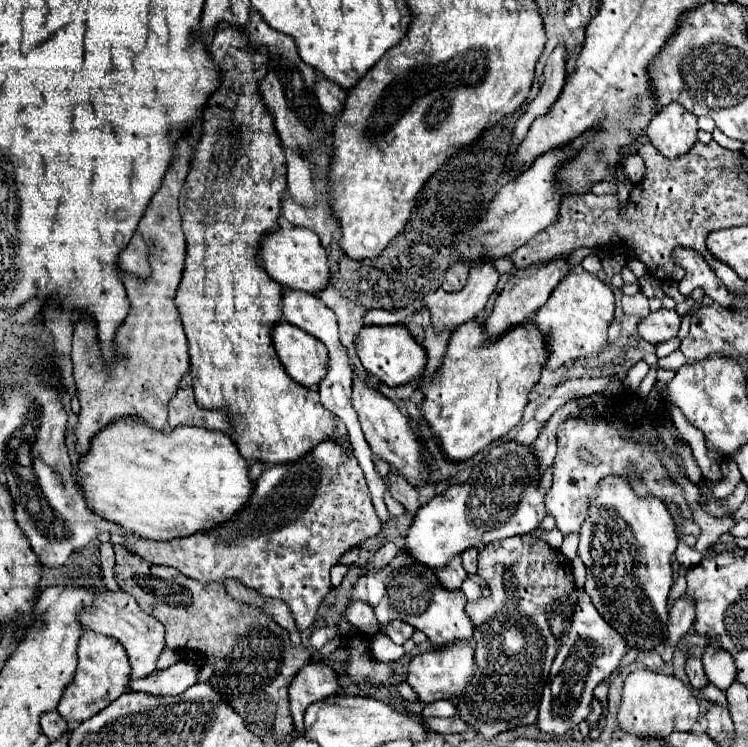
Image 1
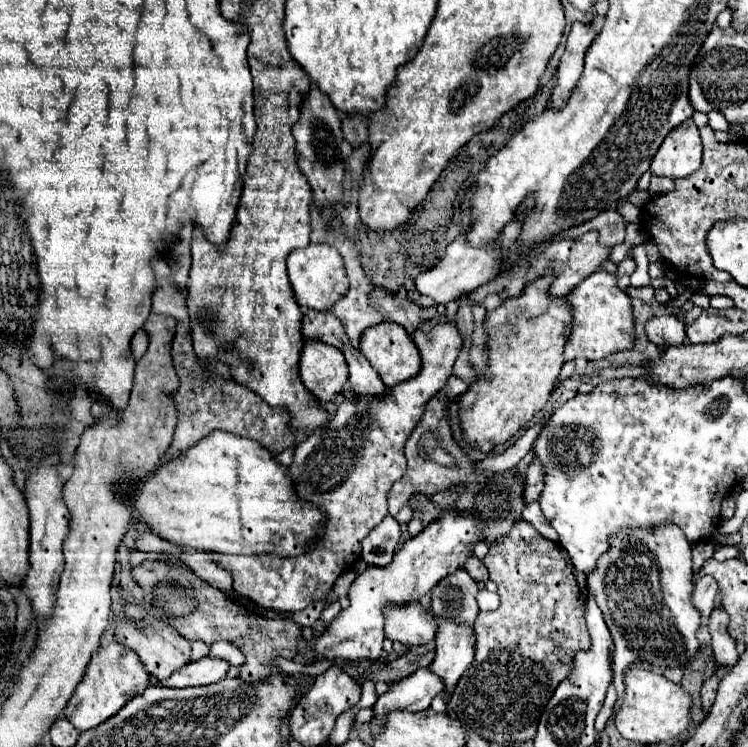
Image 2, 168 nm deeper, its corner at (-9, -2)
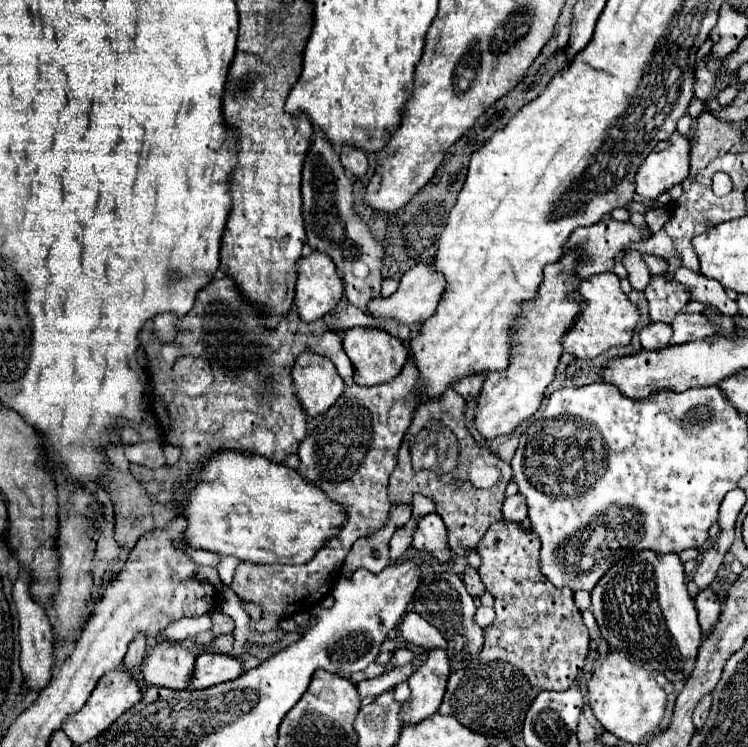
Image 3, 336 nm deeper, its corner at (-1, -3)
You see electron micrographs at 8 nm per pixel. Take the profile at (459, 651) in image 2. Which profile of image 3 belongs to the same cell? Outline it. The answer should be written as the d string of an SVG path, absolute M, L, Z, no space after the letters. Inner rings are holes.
M441 649L429 651L427 661L407 681L411 689L411 699L401 705L403 727L421 723L429 715L437 713L447 685L447 677L449 677L447 653Z

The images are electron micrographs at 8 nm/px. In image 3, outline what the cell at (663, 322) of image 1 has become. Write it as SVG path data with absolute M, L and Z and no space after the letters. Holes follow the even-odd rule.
M649 323L639 331L641 347L643 349L663 349L669 345L669 339L673 335L671 325L665 323Z

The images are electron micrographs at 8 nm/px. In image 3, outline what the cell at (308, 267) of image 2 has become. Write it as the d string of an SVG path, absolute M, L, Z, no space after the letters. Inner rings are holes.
M311 253L299 261L295 305L305 323L323 319L343 299L343 281L325 253Z

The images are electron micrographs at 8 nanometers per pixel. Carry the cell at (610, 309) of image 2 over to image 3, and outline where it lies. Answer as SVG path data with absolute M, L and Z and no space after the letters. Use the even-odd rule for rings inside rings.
M599 273L589 279L585 279L579 287L579 293L587 299L585 311L577 317L573 329L565 333L563 349L577 359L595 359L599 353L611 349L611 347L623 347L629 345L635 325L641 317L637 305L629 301L629 297L621 291L619 277L615 273Z

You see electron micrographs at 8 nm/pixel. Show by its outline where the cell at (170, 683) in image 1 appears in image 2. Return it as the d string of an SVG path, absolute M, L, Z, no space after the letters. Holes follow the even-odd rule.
M201 658L197 662L189 662L181 666L175 674L171 674L167 680L157 682L159 686L169 688L189 688L189 686L205 686L213 684L225 678L229 668L229 662L215 660L215 658Z

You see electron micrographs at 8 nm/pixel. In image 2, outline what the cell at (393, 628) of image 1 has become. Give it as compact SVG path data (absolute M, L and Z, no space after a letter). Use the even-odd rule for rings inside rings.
M419 602L407 606L385 606L385 636L393 642L403 644L425 644L435 638L433 616Z

